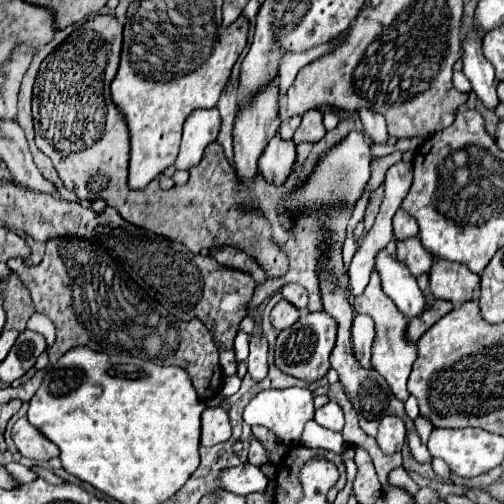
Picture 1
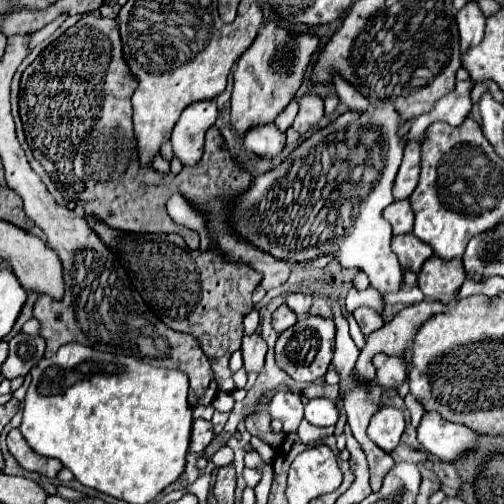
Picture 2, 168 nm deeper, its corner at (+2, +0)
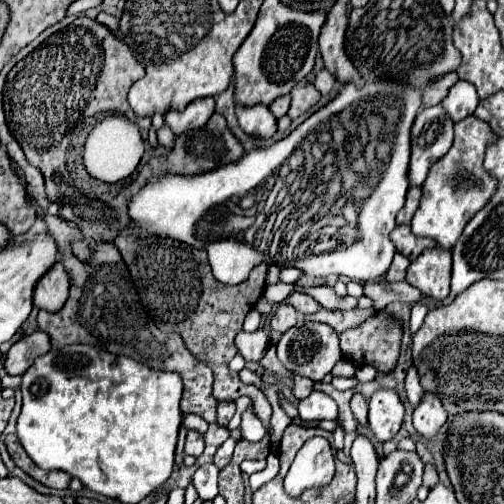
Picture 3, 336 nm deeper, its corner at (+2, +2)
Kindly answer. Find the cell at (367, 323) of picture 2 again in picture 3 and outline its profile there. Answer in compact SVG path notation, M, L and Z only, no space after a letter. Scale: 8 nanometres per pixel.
M319 285L319 287L295 287L295 289L301 291L301 293L311 295L313 299L317 299L319 303L323 303L331 311L355 309L355 303L357 303L357 299L353 299L349 295L347 297L337 297L335 289L333 287L327 287L327 285Z

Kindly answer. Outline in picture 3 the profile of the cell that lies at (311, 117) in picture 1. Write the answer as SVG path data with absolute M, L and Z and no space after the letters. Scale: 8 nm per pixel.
M299 83L299 85L295 85L289 95L291 95L291 107L289 107L287 115L291 119L297 119L299 115L307 113L307 109L313 107L319 101L319 97L321 97L321 93L311 83Z

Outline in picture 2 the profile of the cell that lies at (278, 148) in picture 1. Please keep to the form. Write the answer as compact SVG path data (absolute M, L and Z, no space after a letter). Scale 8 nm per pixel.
M269 123L267 127L257 127L255 131L247 133L243 137L243 143L245 143L245 149L251 151L253 155L273 159L285 147L285 133L281 133L273 123Z

